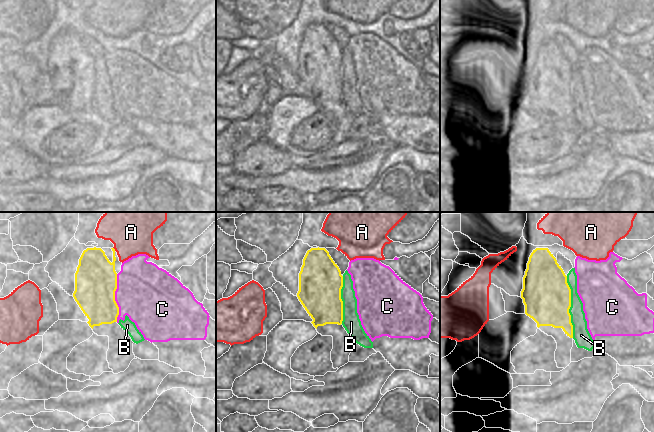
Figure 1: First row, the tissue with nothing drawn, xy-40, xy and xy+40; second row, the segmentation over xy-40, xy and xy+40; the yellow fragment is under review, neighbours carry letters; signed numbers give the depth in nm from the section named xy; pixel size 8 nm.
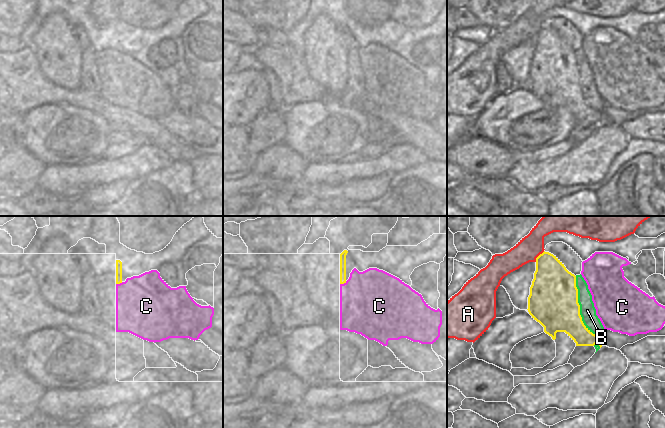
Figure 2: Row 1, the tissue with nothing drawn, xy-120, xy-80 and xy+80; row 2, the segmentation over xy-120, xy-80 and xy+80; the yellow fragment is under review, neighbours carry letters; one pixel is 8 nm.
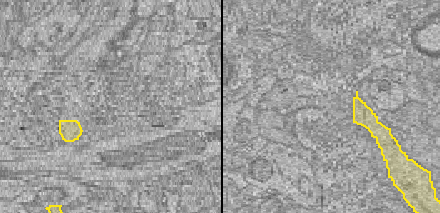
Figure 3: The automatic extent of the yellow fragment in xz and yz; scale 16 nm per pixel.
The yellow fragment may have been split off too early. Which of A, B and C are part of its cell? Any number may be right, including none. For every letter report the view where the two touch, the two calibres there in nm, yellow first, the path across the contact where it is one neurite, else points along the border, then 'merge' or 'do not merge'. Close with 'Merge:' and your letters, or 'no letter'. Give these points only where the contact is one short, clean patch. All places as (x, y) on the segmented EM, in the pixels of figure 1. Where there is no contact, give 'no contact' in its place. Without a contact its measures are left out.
A: xy-40 | 300/420 nm | do not merge
B: xy+40 | 380/140 nm | do not merge
C: xy-40 | 340/460 nm | along xy-40 (117, 274), (115, 302), (118, 307), (118, 316), (116, 321) | do not merge
Merge: no letter

